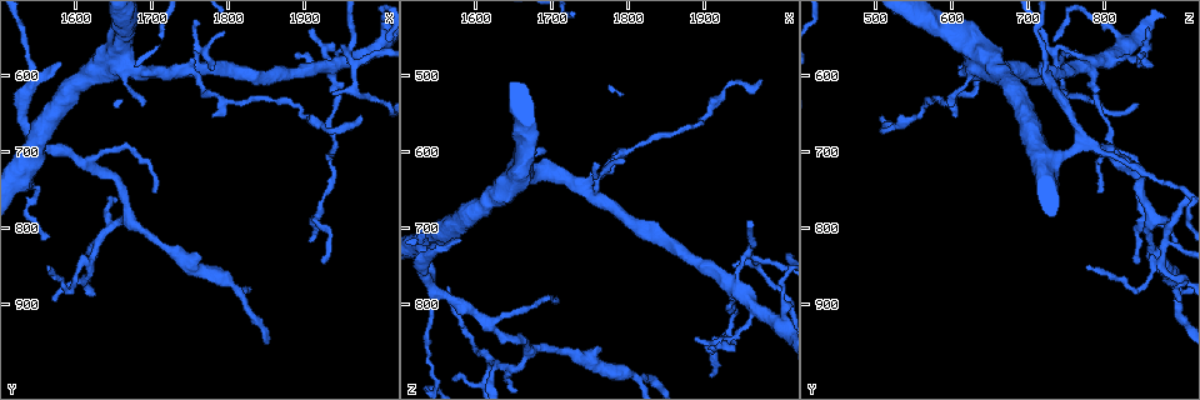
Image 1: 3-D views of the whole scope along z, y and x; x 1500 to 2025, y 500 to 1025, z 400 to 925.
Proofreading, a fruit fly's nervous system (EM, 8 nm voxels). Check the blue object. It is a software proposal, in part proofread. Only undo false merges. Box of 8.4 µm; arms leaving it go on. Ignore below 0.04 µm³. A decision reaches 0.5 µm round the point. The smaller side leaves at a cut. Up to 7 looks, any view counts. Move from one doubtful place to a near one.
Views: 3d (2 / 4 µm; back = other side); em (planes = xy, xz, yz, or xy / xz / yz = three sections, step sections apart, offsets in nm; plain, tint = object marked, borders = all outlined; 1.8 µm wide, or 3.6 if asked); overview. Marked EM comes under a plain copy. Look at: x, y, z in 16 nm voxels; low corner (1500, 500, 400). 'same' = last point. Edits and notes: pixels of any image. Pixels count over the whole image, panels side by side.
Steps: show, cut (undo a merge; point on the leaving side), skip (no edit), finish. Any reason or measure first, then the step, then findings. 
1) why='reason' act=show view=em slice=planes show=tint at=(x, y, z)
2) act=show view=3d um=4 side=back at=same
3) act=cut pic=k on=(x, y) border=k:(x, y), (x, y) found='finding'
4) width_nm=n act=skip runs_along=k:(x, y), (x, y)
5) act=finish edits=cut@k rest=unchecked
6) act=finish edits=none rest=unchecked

act=show view=3d um=2 at=(1955, 565, 730)

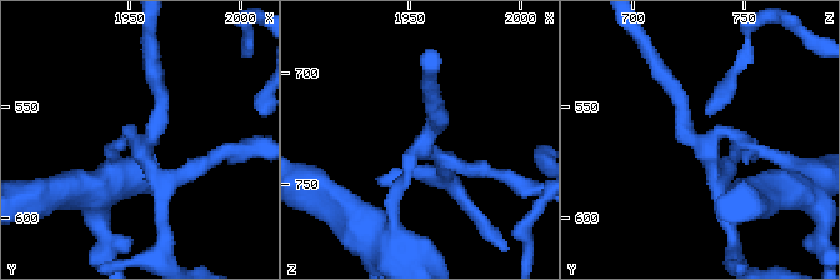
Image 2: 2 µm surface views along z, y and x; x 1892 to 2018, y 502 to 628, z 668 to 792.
arms=4 act=show view=em slice=xy step=8 show=borders at=(1954, 567, 734)

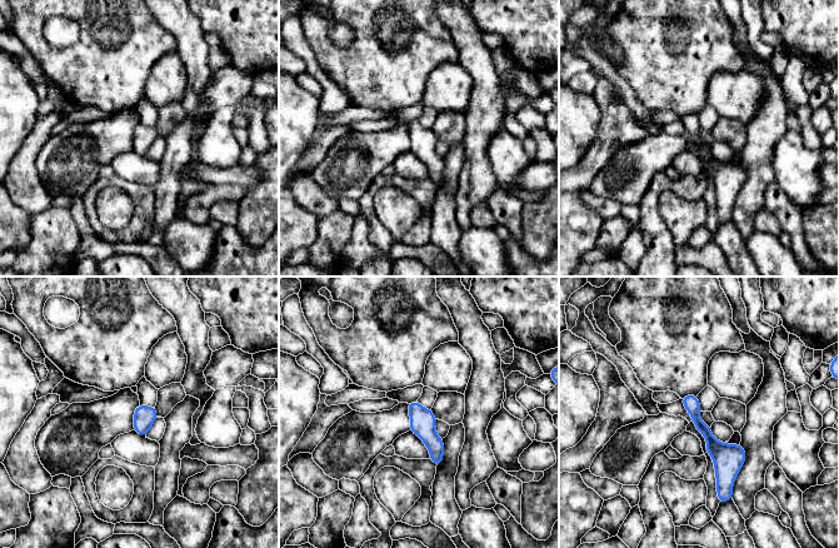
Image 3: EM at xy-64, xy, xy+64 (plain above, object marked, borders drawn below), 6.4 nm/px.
act=skip runs_along=3:(684, 399), (725, 458), (727, 486) found='continuous, no second neuron'

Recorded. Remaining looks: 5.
why='two arms in line, one across' act=show view=em um=3.6 slice=yz step=16 show=tint at=(1745, 590, 650)

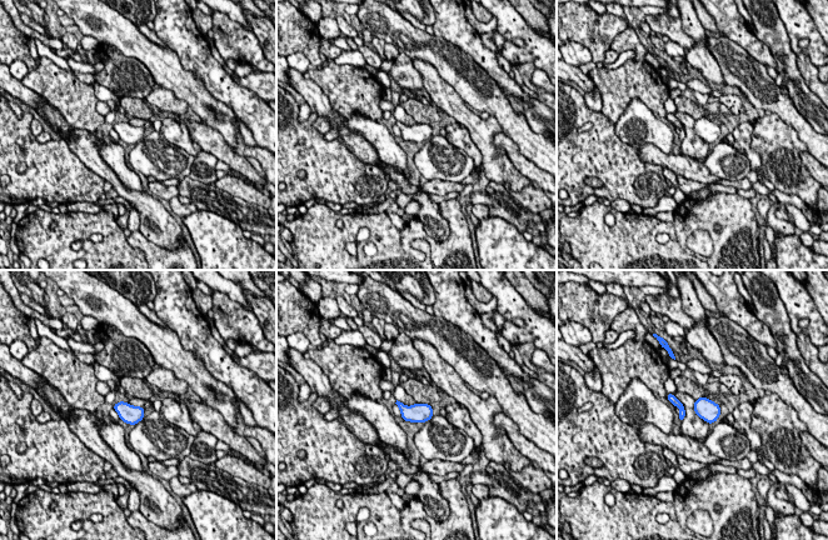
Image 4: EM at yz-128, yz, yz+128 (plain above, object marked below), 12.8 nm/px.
act=skip found='one neuron here'

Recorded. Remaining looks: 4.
act=show view=em slice=yz step=4 show=tint at=(1745, 845, 875)

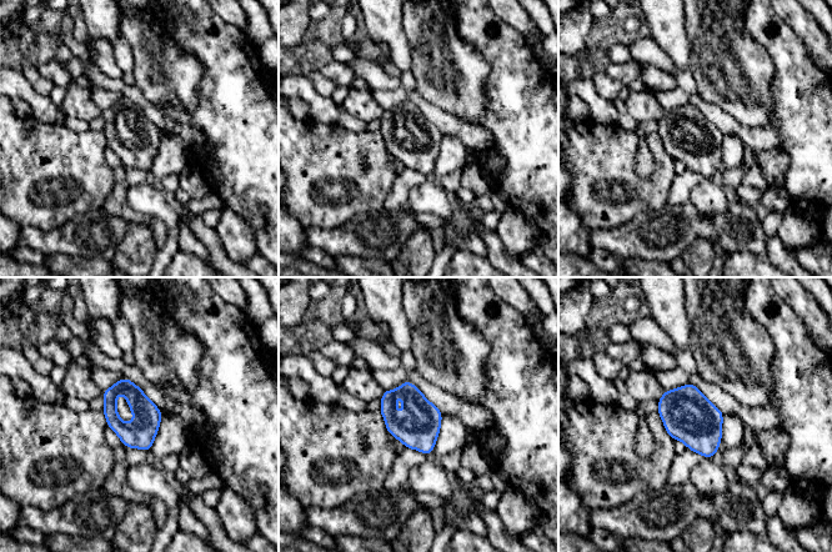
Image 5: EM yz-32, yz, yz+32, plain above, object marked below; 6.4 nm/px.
why='cut it another way' act=show view=em slice=planes show=tint at=same

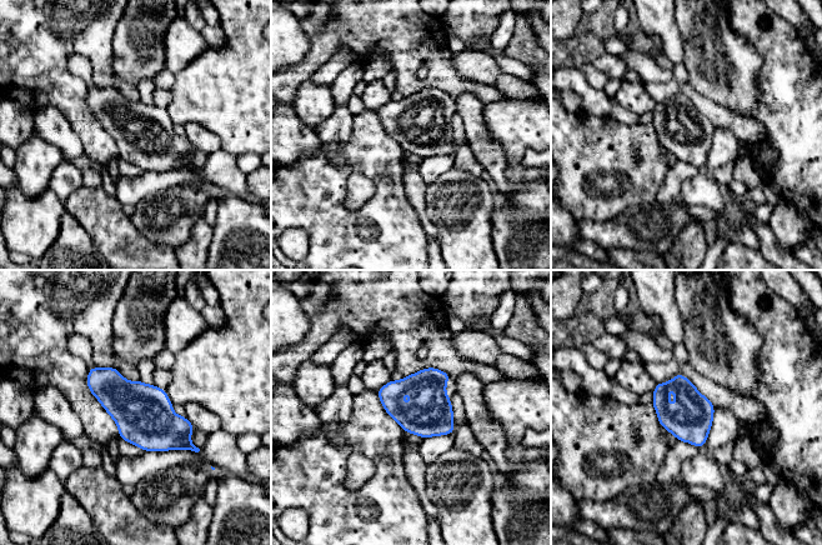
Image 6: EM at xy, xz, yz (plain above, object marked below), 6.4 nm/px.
act=skip found='all the same neuron'

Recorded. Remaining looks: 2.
act=finish edits=none rest=unchecked

